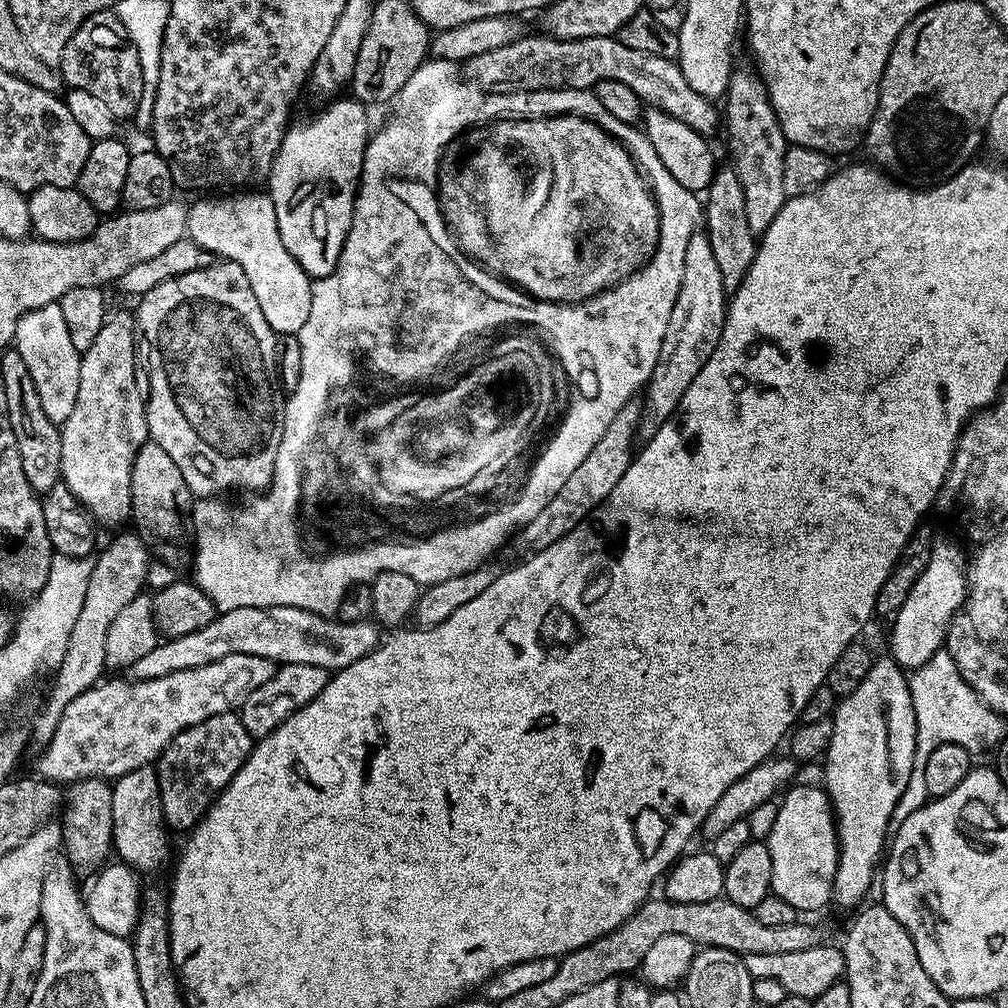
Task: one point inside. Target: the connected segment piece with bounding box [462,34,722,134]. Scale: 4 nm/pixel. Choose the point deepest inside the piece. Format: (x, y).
(543, 62)

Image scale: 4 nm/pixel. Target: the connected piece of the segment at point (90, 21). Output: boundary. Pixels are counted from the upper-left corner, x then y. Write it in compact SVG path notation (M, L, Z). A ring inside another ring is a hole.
M115 11L95 12L80 23L70 42L66 42L58 71L69 89L77 88L94 94L108 107L110 114L117 118L135 117L144 89L142 62L138 62L138 50Z

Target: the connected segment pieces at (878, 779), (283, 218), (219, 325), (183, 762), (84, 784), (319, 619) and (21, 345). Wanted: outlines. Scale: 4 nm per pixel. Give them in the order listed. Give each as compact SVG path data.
M891 658L877 659L858 688L837 703L831 721L834 726L834 738L830 738L828 751L822 757L822 788L827 799L832 801L832 811L836 818L834 831L836 841L840 843L838 870L832 890L835 903L840 903L844 908L855 909L861 903L859 900L871 890L872 879L875 876L877 879L878 865L885 855L886 841L893 827L892 815L898 806L898 798L902 798L910 782L910 770L914 770L916 715L905 669Z
M309 119L301 128L289 127L276 152L266 192L277 211L278 233L286 250L311 278L328 276L338 266L352 215L364 151L370 132L352 132L352 128L324 128Z
M221 259L214 262L209 268L199 268L190 274L182 274L178 278L170 278L146 295L139 297L137 308L134 308L136 317L136 343L138 356L142 361L142 376L148 379L146 384L146 403L144 413L148 423L148 435L151 443L162 446L171 460L182 470L182 478L186 478L188 488L196 498L220 498L231 488L245 488L251 494L267 489L274 474L274 458L278 458L278 446L282 442L284 429L284 401L285 393L280 387L280 376L276 372L276 342L278 335L266 322L254 292L250 288L250 281L242 266L232 260Z
M235 711L214 714L186 730L182 730L160 753L155 761L158 790L162 794L162 814L173 833L191 833L208 814L216 795L246 762L254 750L254 738L242 726Z
M107 779L73 780L62 800L62 852L77 874L95 873L112 846L112 784Z
M242 606L238 610L219 613L210 626L202 626L202 630L194 630L194 634L157 642L150 654L132 664L130 672L137 680L162 678L162 674L194 670L194 666L206 666L230 654L254 654L258 658L270 658L277 665L305 664L342 670L351 664L359 664L363 656L375 653L376 645L382 639L379 631L381 629L371 619L342 620L319 616L298 606Z
M59 303L38 306L38 310L30 310L22 314L22 318L18 318L14 351L22 354L26 362L26 370L30 370L30 378L34 378L34 387L38 389L38 398L42 401L42 410L46 418L50 418L50 422L54 422L57 426L63 426L66 418L70 418L74 410L74 401L78 399L78 378L82 354L74 346L74 341L70 338L70 330L66 330L66 318L62 318Z

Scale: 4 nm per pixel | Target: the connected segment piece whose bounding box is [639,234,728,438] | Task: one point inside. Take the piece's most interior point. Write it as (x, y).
(696, 323)

